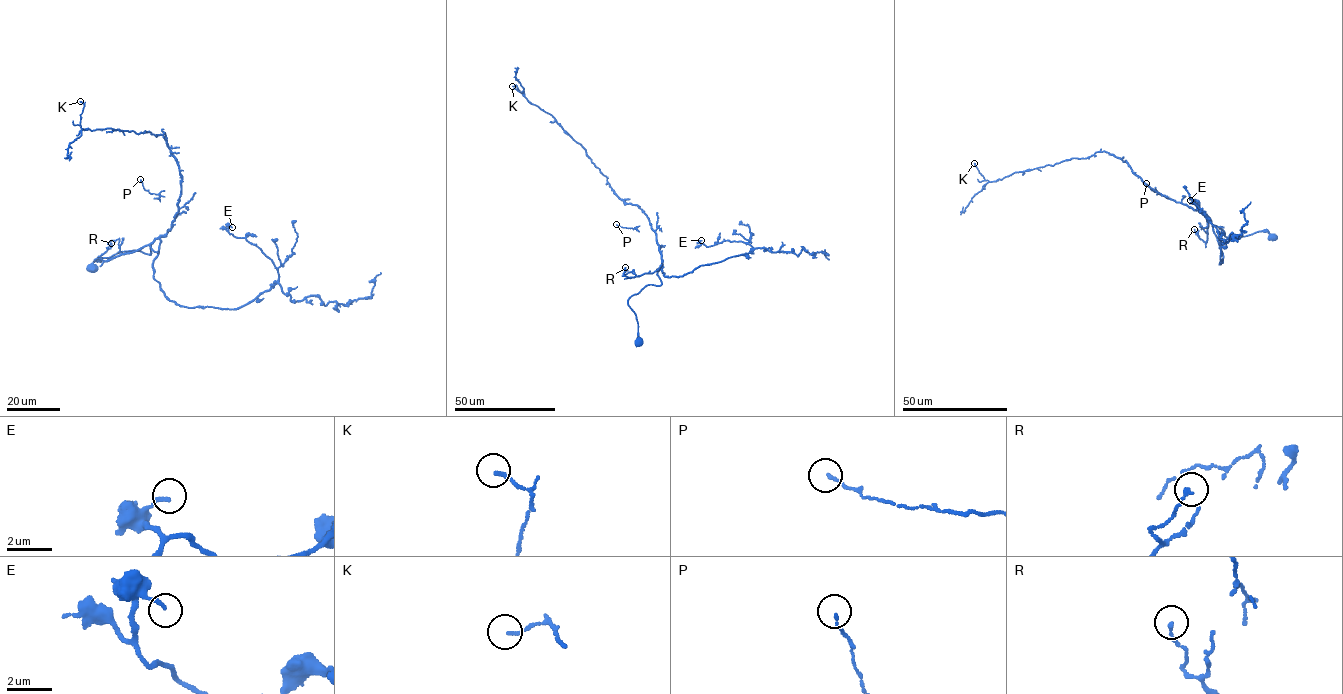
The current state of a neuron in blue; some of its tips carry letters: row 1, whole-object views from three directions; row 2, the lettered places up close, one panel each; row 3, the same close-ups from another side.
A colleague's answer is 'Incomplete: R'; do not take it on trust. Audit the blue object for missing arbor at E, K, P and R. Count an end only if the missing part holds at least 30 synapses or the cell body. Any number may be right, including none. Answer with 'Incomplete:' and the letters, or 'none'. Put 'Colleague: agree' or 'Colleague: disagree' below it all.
Incomplete: none
Colleague: disagree

